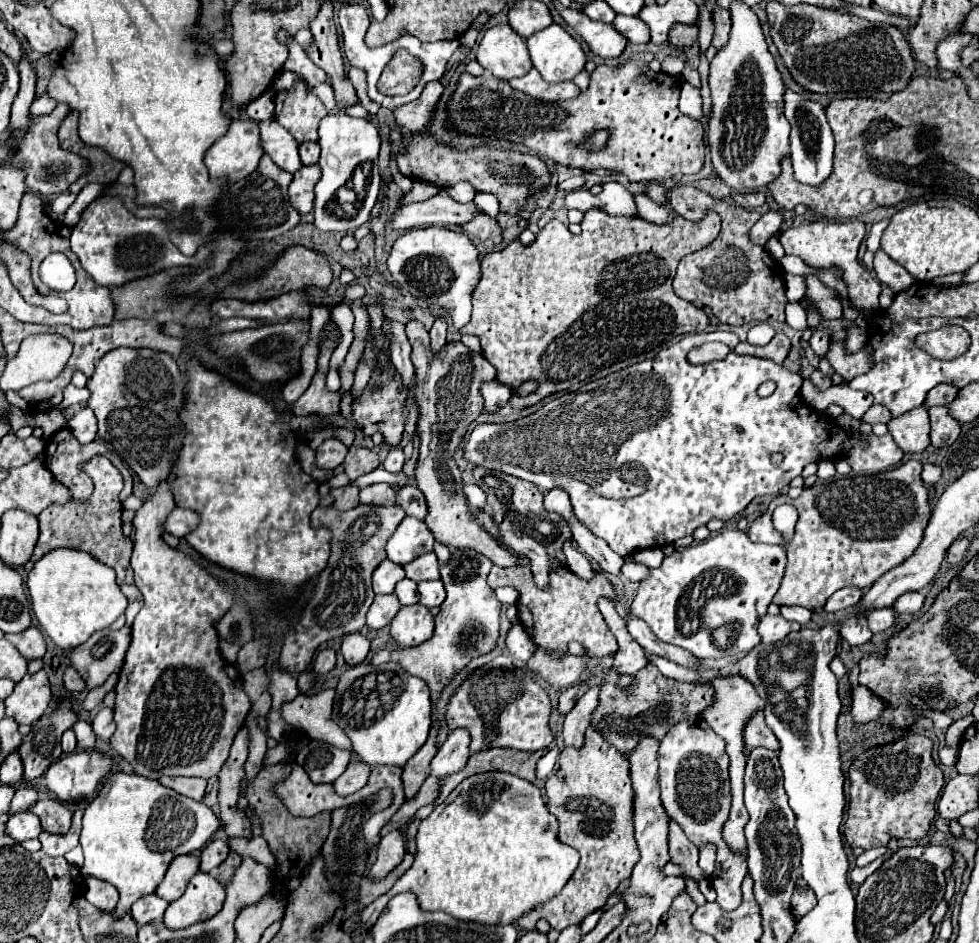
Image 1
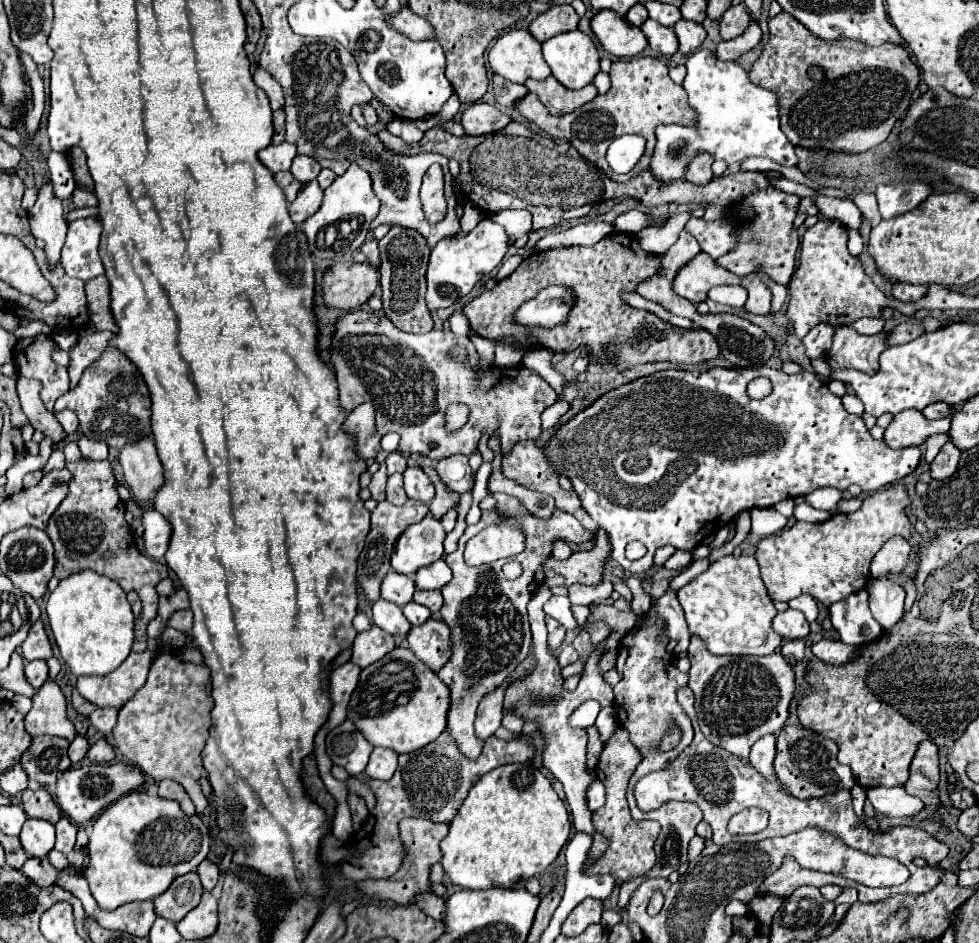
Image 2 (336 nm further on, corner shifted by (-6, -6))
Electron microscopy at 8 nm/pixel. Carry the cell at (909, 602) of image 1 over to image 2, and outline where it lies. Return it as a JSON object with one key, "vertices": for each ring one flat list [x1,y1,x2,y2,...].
{"vertices":[[892,537,884,543,884,547,874,555,872,565,870,565,870,575,872,577,886,577,888,573,902,573,908,555,910,555,910,545,904,537]]}

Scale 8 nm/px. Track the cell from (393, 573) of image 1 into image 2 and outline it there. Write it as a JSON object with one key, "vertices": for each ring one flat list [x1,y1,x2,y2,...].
{"vertices":[[390,571,390,573,384,577,384,581,382,581,382,593,380,593,380,597,402,607,402,605,406,605,406,603,412,601,414,591,416,591,414,581,412,581,408,575]]}

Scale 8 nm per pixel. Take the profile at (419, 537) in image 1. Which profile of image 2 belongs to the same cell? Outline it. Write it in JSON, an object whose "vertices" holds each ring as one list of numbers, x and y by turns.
{"vertices":[[428,513,420,523,410,525,396,541,392,569,412,577,420,567,426,567,444,555,444,537,446,531,442,523]]}

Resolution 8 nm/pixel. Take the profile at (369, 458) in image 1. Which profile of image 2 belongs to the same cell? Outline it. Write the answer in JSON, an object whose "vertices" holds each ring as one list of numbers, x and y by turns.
{"vertices":[[394,451,394,453,390,453,386,457,386,465,388,465,388,475,392,475,396,471,402,473,408,467,408,461,406,461,406,457,400,451]]}

